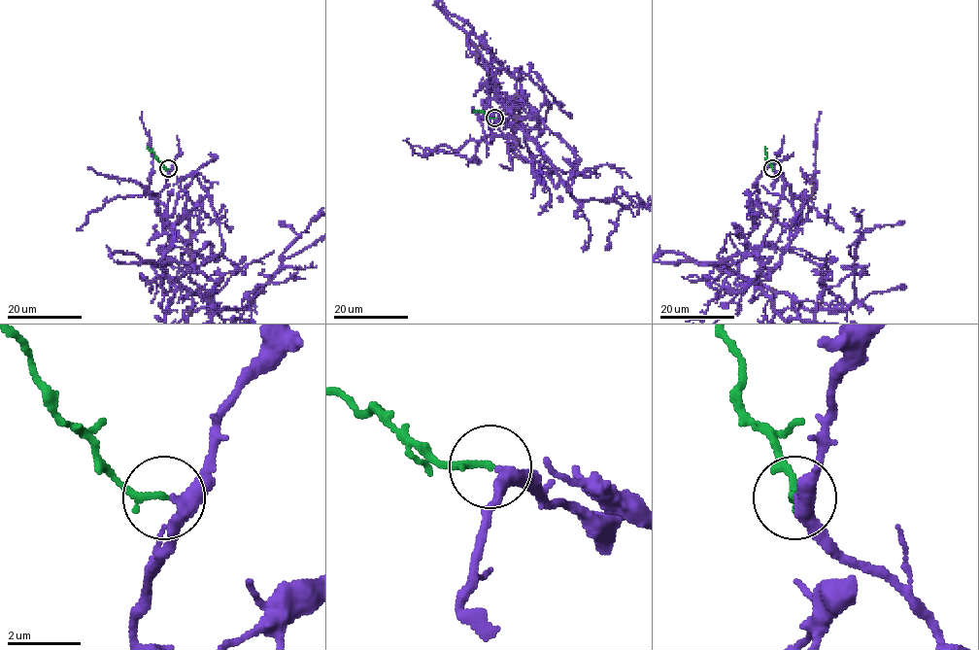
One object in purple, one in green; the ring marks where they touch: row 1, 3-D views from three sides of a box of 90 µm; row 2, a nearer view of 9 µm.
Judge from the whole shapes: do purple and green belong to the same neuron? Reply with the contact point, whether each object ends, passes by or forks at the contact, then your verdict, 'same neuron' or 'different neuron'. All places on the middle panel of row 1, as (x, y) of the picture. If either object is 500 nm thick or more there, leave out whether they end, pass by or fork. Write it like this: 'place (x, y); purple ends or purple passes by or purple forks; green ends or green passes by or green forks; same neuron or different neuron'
place (494, 118); purple passes by; green ends; same neuron

